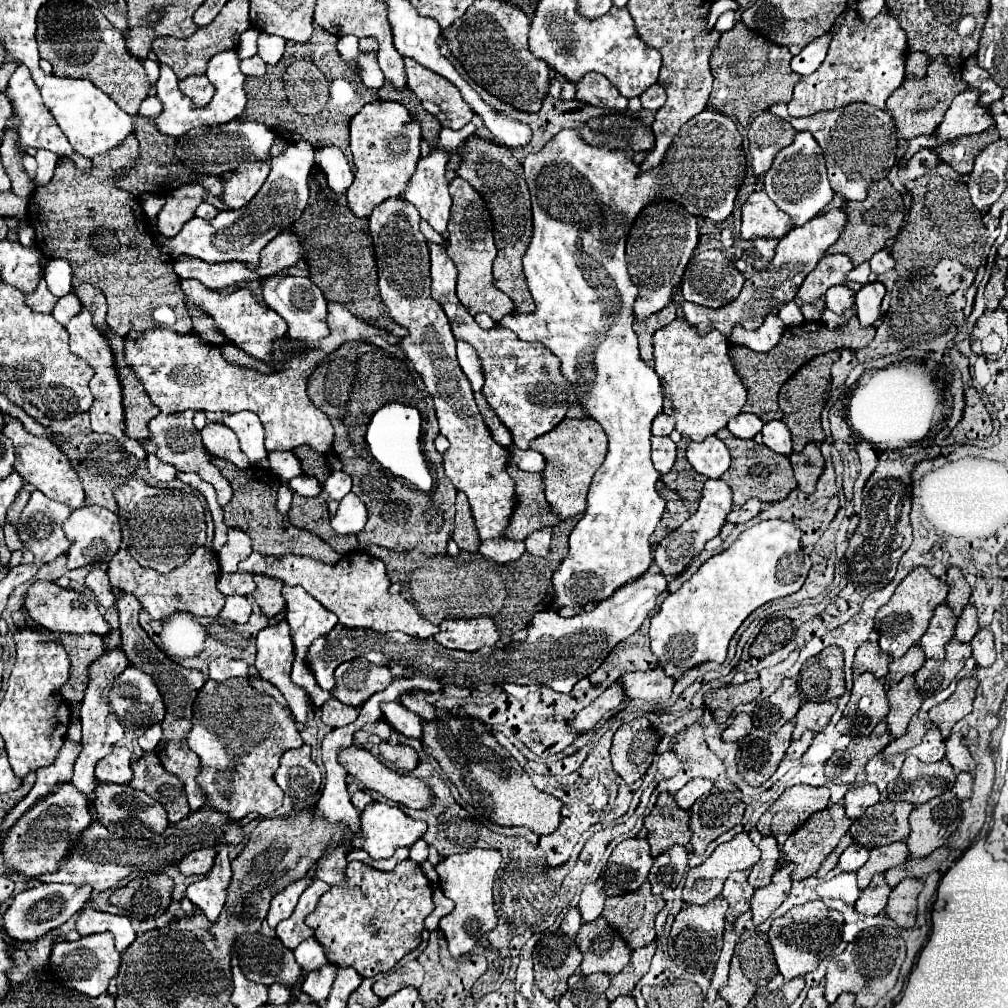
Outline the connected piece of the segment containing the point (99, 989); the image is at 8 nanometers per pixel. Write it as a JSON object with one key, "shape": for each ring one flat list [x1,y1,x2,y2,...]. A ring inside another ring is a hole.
{"shape":[[101,932,83,936,77,942,57,942,51,954,51,970,59,980,63,980,63,984,69,984,69,988,95,998,107,990,109,980,119,970,119,958,121,954,117,954,113,946,113,934]]}

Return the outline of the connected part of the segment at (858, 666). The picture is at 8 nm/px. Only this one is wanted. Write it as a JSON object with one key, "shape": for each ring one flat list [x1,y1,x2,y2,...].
{"shape":[[865,642,857,648,855,660,853,660,853,672,855,676,873,670,877,678,885,678,889,670,889,654,885,654,879,648,879,642]]}

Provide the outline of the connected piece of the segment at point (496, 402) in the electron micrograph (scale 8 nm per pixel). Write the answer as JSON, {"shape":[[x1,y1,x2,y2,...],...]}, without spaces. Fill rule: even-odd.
{"shape":[[427,242,431,256,431,296,443,306,455,338,465,338,479,354,485,372,483,394,491,402,491,408,503,420,503,424,513,434,513,444,519,450,528,450,529,442,537,436,551,432,567,414,567,410,577,402,571,382,559,370,559,358,543,344,529,344,517,338,511,330,495,326,483,330,473,316,461,306,455,286,457,286,457,266,447,256,443,246]]}

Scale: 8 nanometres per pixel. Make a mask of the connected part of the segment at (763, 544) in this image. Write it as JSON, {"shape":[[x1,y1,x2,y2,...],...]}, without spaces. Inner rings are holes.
{"shape":[[767,520,755,524,753,528,745,530,727,550,711,556,691,576,691,580,685,582,675,594,669,594,665,598,659,612,651,618,651,628,649,628,651,650,659,656,659,664,665,668,665,674,669,674,671,678,679,678,701,662,709,662,709,660,725,662,727,646,735,630,743,624,743,620,753,610,757,610,759,606,775,598,789,596,803,586,811,570,811,558,803,552,799,538,801,538,801,530,797,530,797,526,785,520]]}

